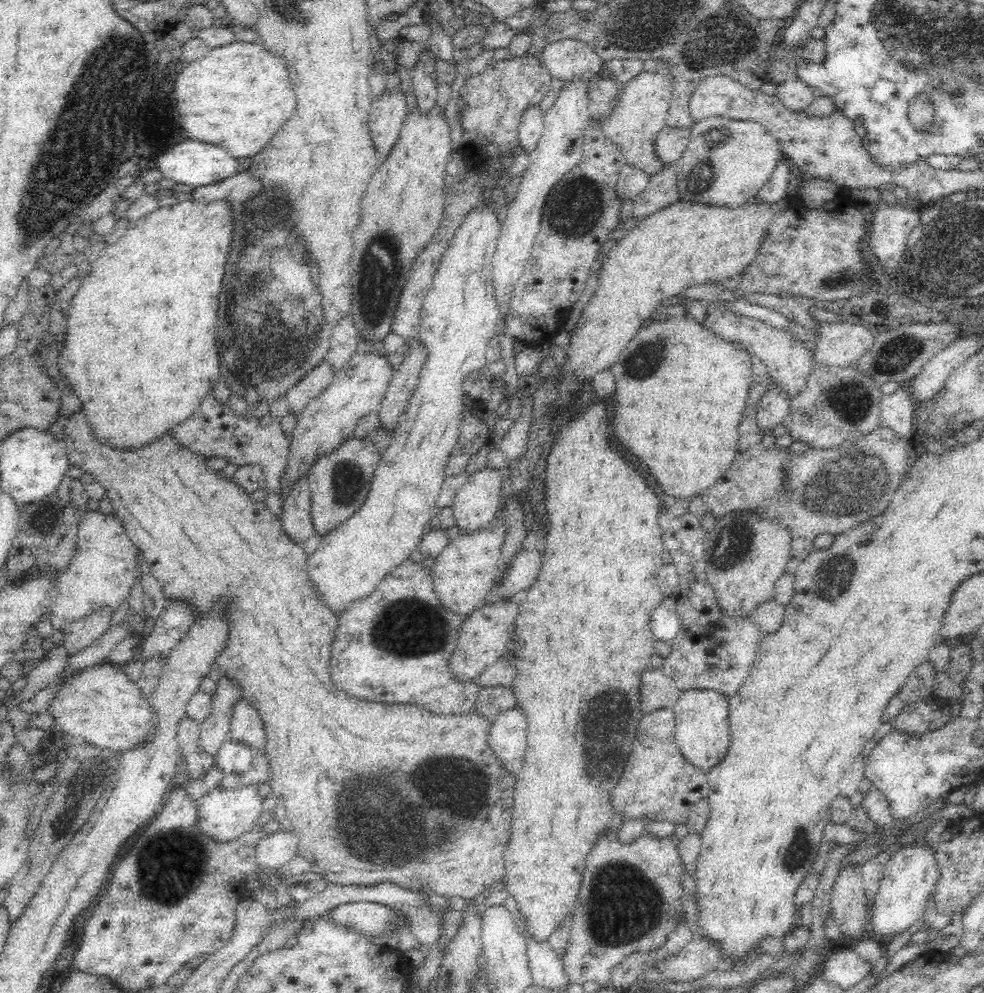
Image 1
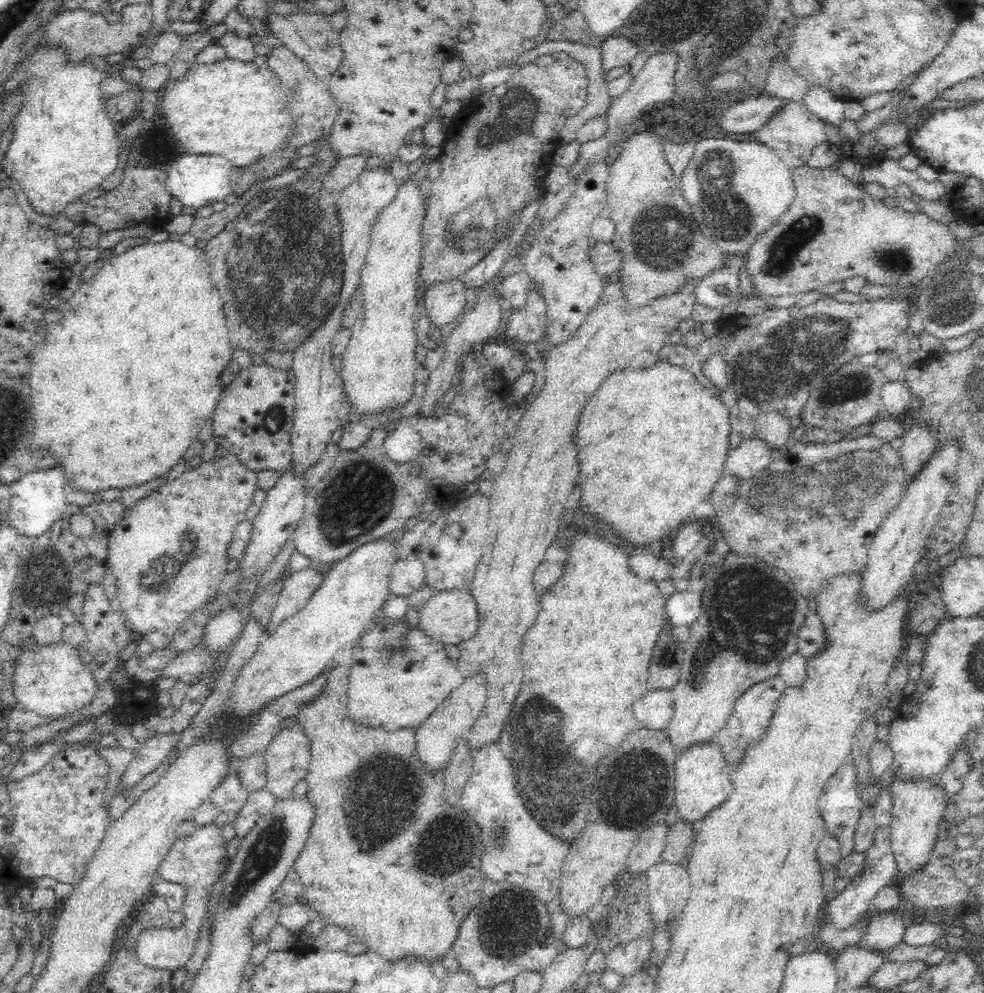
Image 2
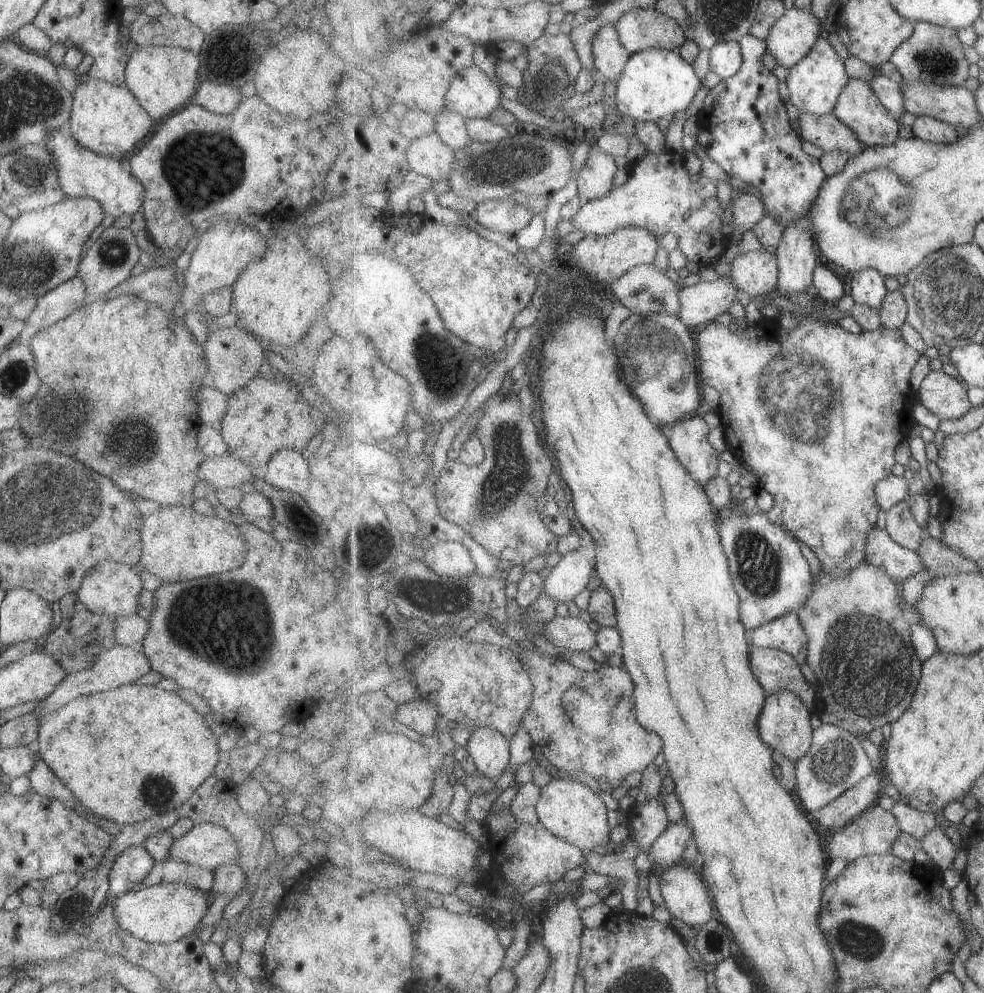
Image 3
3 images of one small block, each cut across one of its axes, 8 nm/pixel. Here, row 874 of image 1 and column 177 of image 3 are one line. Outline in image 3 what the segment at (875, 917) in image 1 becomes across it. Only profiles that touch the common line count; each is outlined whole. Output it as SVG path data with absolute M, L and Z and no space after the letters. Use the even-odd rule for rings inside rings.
M161 883L150 887L129 890L121 896L109 898L109 902L121 928L124 928L129 934L150 943L170 943L188 935L199 924L201 917L205 916L205 912L207 912L208 893L197 887L193 888L181 883Z

